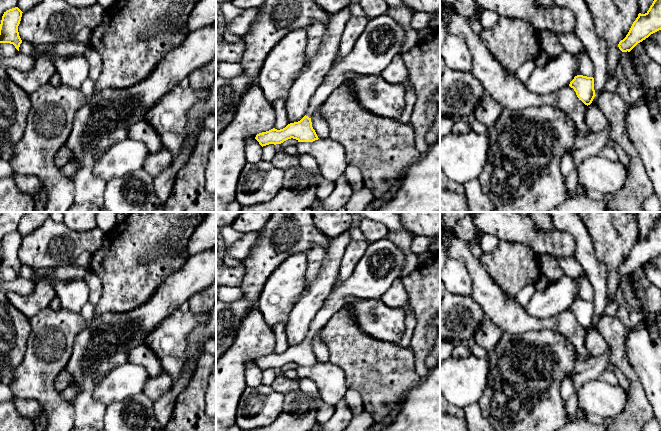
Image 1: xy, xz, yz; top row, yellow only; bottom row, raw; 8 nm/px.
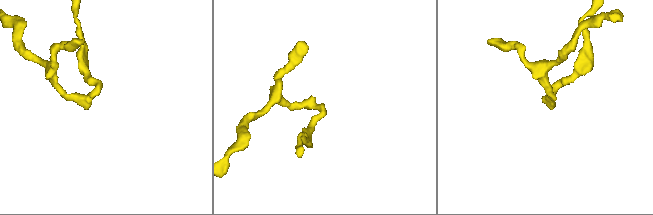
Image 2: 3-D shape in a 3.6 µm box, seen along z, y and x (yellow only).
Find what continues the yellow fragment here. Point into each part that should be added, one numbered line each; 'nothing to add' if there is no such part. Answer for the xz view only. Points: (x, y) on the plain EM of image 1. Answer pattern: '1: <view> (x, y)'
1: xz (383, 261)

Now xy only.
nothing to add

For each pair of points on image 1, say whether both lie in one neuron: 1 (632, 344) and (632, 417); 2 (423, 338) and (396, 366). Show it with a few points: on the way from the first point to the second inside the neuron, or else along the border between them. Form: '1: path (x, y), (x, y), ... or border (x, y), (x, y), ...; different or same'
1: border (624, 345), (626, 357), (643, 388); different
2: border (408, 348), (413, 352), (414, 370), (416, 372); different

